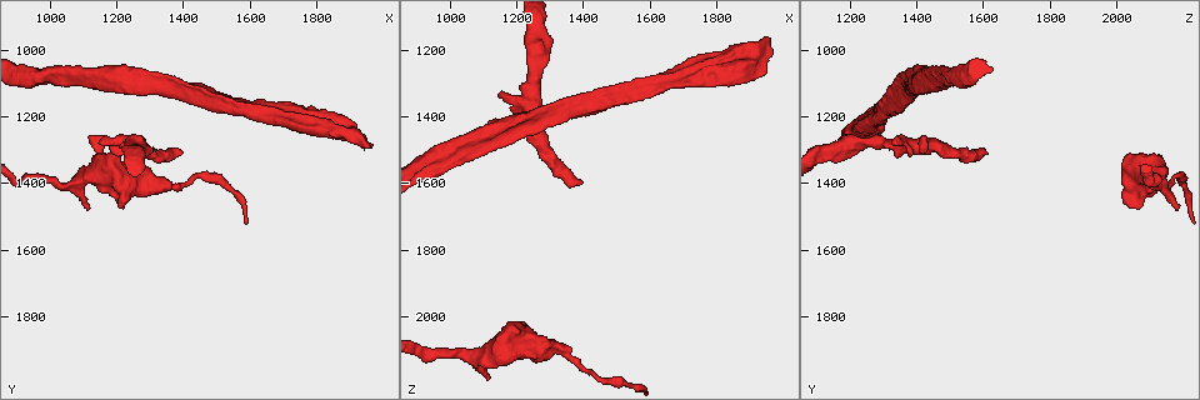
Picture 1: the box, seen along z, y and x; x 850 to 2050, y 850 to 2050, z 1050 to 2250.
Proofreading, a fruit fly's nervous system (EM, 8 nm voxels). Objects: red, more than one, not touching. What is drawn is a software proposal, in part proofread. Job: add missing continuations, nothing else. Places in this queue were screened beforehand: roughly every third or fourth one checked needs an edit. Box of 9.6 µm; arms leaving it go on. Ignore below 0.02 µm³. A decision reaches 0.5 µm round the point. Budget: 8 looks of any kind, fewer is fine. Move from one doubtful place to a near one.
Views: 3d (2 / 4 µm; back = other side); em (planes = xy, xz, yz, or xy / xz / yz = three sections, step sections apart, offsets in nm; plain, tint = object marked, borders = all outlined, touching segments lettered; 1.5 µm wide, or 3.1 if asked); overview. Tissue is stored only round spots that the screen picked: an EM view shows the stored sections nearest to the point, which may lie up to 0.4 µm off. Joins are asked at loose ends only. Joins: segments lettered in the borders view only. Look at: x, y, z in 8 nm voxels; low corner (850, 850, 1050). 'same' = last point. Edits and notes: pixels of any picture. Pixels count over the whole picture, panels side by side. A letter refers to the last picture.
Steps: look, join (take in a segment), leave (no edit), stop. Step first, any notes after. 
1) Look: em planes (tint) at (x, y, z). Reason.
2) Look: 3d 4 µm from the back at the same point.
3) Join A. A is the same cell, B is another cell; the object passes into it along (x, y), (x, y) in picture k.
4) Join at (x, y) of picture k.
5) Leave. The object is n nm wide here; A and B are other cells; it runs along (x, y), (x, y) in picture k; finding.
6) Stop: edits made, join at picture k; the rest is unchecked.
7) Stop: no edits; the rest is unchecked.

Look: em planes (borders) at (1120, 1480, 2180). An open end.

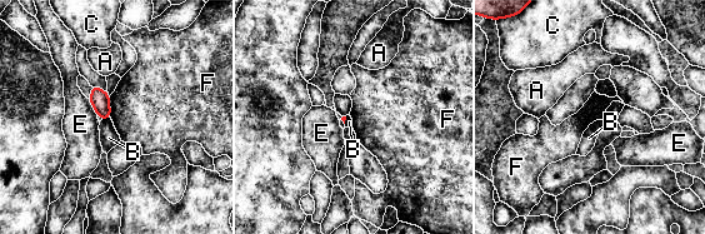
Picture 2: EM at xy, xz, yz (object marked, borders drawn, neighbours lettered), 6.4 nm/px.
Leave. A, B, C, E and F are other cells; none of them fits.

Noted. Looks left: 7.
Look: 3d 4 µm at (1400, 1300, 1610). Branch stops here.

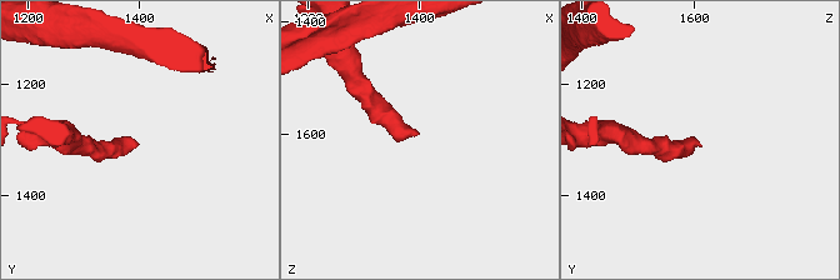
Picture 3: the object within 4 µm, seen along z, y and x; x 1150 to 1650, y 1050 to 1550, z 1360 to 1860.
Look: em planes (borders) at (1395, 1305, 1595). Now the EM.

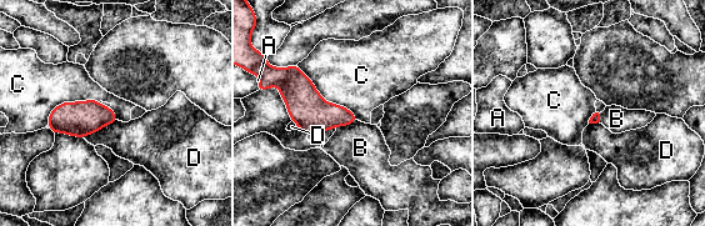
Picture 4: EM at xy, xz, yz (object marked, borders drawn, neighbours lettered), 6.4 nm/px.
Join at (360, 147) of picture 4. B is the same cell, A, C and D are other cells; the object passes into it along (310, 112), (346, 125), (360, 147) in picture 4; it goes on there.

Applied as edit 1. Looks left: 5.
Look: em xz step 8 (tint) at (1150, 1280, 1330). An open end.

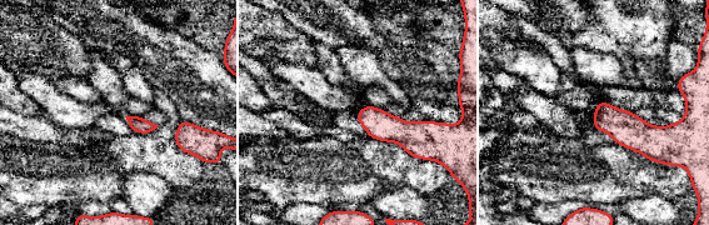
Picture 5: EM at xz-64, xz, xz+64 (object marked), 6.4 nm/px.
Look: em xy step 4 (borders) at the same point. Another direction.

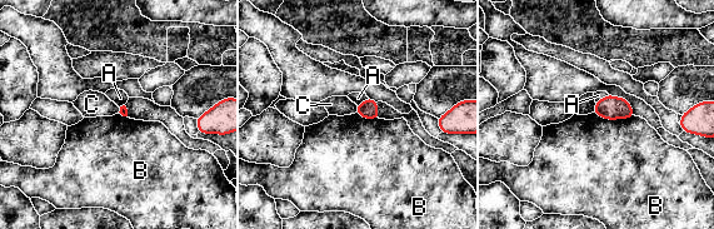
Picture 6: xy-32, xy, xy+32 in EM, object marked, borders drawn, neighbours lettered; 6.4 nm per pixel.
Leave. A, B and C are other cells; none of them fits.

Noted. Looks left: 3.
Stop: edits made, join at picture 4; the rest is unchecked.

